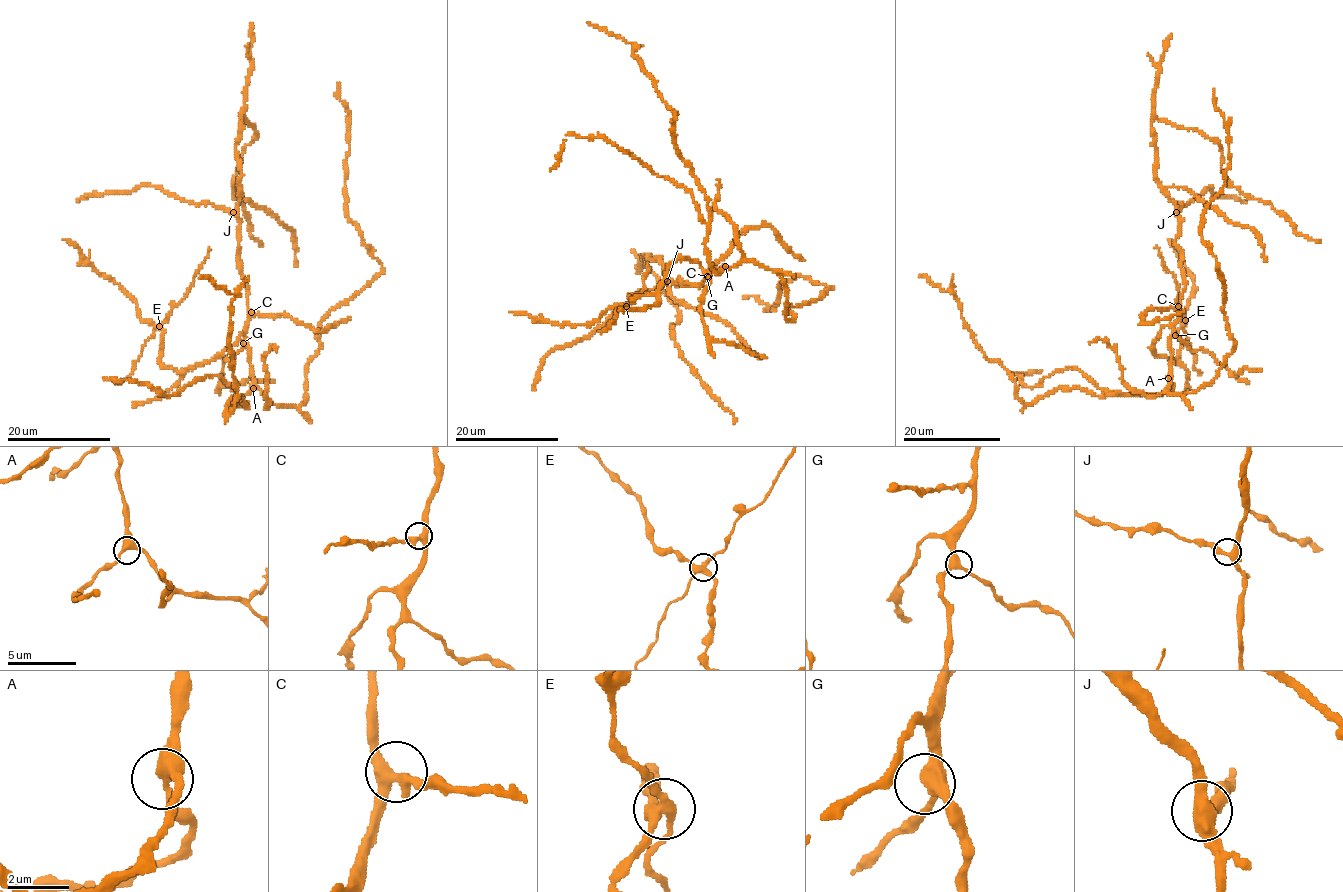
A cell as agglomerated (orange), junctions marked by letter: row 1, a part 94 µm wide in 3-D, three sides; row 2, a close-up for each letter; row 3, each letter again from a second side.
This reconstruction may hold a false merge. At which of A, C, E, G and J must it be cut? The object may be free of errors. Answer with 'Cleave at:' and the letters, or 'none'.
Cleave at: E

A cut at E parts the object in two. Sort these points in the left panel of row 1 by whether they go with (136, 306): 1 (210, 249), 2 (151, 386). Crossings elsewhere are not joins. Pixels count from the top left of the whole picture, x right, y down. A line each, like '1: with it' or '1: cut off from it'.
1: cut off from it
2: with it

